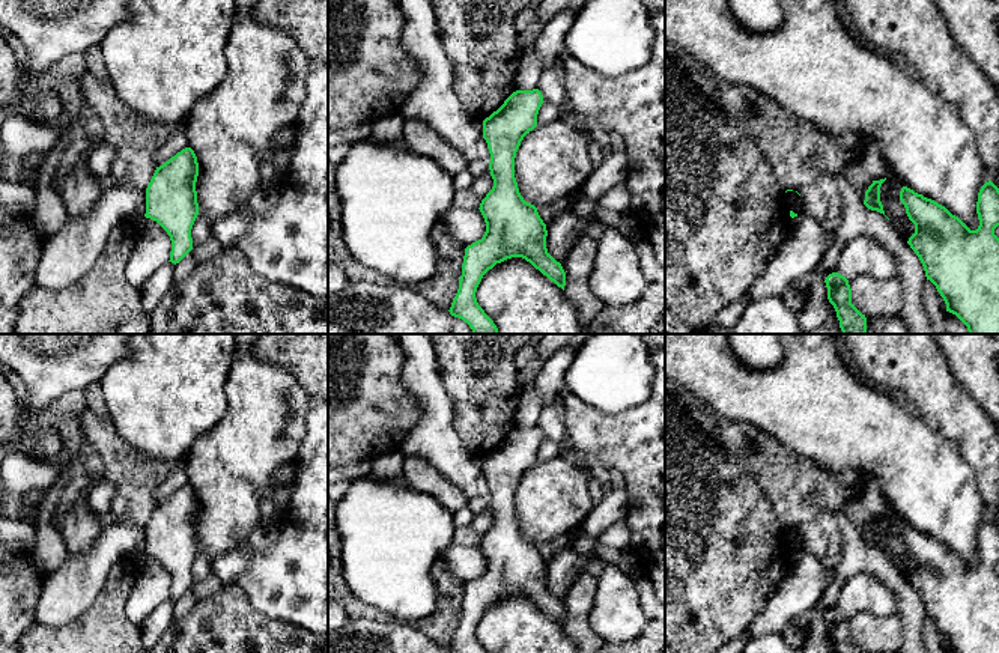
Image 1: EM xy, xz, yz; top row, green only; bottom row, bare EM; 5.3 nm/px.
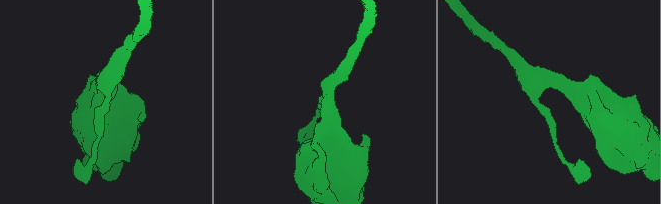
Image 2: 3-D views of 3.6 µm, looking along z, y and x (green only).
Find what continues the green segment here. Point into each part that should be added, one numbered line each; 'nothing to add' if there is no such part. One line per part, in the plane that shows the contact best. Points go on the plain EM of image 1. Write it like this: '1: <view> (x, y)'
nothing to add

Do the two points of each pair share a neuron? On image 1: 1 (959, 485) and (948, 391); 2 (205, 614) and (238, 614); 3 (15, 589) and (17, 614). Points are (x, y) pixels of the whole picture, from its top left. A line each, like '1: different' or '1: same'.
1: different
2: same
3: same

